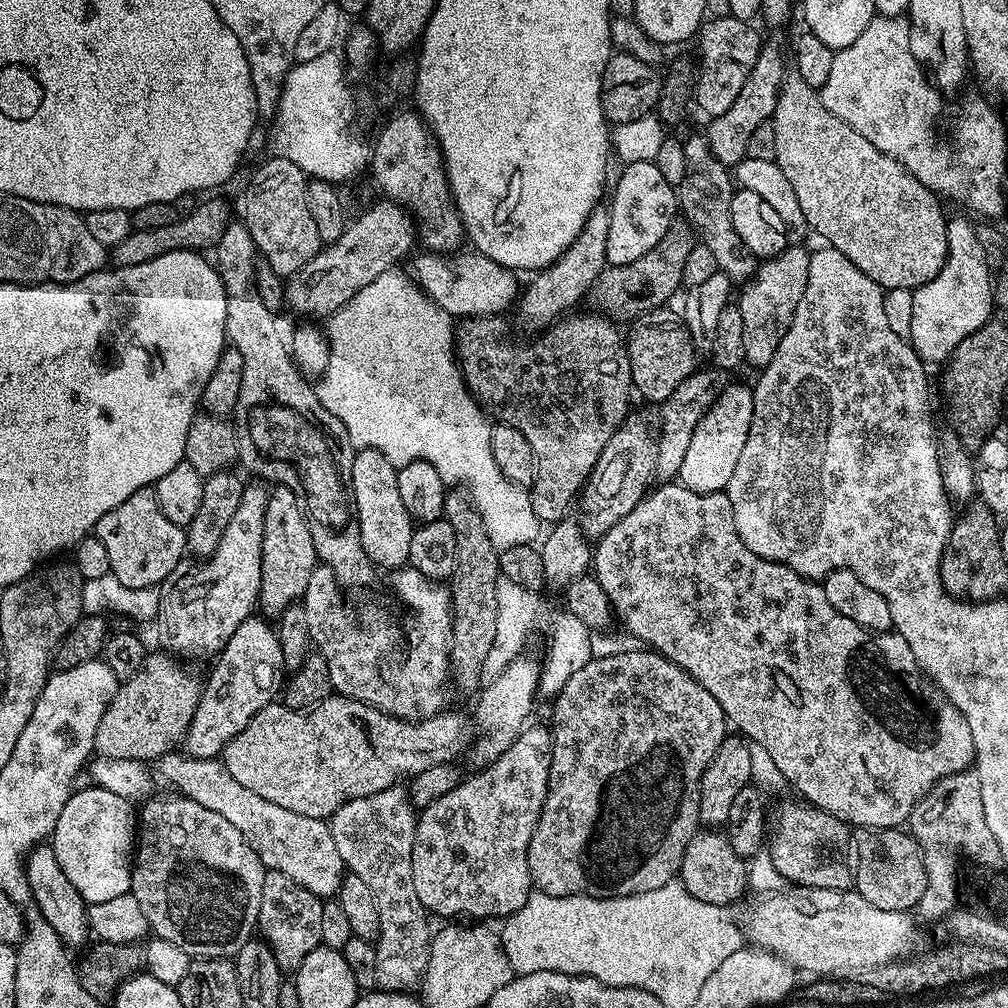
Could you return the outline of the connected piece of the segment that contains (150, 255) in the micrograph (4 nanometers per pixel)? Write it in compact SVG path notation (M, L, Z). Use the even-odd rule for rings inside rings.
M201 199L193 212L182 222L174 222L174 226L157 226L155 230L134 230L118 246L110 249L110 260L117 268L134 266L142 262L150 262L162 254L170 254L174 250L200 252L215 249L216 243L222 238L222 230L233 219L232 212L224 200Z

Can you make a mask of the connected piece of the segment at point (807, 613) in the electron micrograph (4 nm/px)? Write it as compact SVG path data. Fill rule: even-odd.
M664 482L656 487L638 502L638 506L634 506L634 510L630 510L630 514L626 514L626 518L622 518L622 522L618 522L618 526L610 526L603 538L595 541L591 575L596 577L598 586L606 594L615 619L628 627L629 634L637 636L644 643L641 645L659 652L671 664L677 664L702 686L706 686L706 690L718 698L718 706L722 706L725 721L731 727L733 724L737 728L733 729L741 737L761 745L771 755L785 781L789 785L793 784L804 795L801 797L807 803L856 828L900 828L914 806L924 799L939 780L973 767L976 751L966 718L920 671L906 638L902 638L895 630L870 632L858 626L858 622L838 614L838 610L826 602L823 583L807 580L786 565L770 562L750 551L742 538L738 538L738 530L734 526L734 506L730 506L727 491L702 494L692 492L679 482Z

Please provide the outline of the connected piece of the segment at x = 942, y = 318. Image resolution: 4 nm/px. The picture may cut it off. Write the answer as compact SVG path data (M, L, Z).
M952 216L947 221L948 253L942 270L912 294L914 311L907 339L925 362L947 361L959 344L994 315L994 276L986 262L986 254L982 254L982 245L978 243L976 224L964 216Z

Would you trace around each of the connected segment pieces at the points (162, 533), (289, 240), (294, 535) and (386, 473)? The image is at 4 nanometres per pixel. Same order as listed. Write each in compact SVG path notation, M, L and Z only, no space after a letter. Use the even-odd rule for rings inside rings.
M155 487L143 488L122 506L114 506L102 518L98 518L94 534L106 546L106 558L110 558L109 571L124 586L153 588L163 585L168 575L185 559L187 534L179 524L170 522L158 506Z
M272 156L252 176L244 192L242 223L250 230L257 253L277 274L290 278L320 253L322 243L306 204L305 172L284 157Z
M273 487L266 502L266 522L262 532L262 586L259 611L268 618L278 618L303 597L310 574L318 567L314 542L306 518L294 498L294 490Z
M361 448L352 457L352 500L356 503L356 517L362 538L362 550L377 569L395 570L408 564L410 538L414 521L402 506L398 491L398 469L376 448Z

